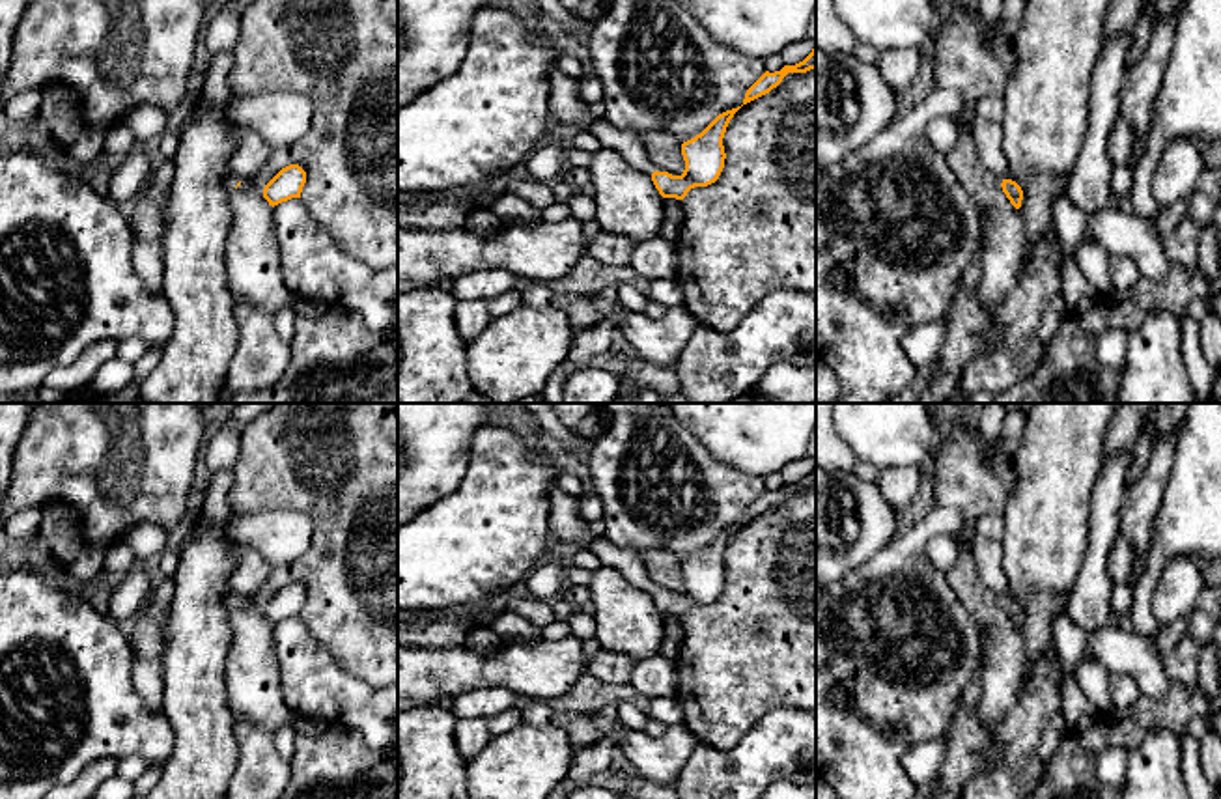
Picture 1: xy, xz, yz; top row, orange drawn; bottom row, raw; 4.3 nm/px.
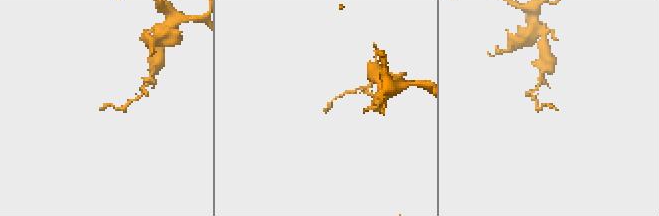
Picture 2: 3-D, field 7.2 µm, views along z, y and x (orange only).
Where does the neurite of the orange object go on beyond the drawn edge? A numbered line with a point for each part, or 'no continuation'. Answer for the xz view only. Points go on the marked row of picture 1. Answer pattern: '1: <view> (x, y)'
1: xz (630, 144)

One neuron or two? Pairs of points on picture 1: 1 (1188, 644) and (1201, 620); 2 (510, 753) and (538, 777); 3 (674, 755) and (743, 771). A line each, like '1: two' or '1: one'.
1: two
2: one
3: two

